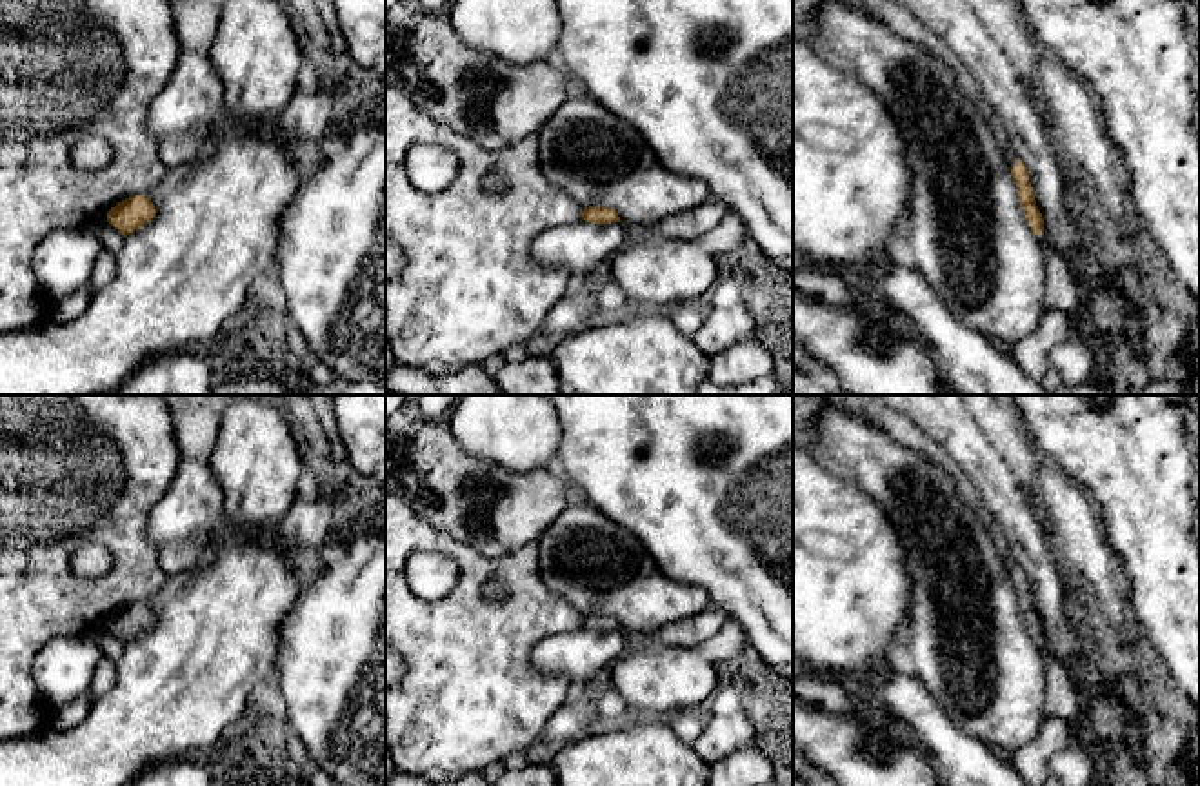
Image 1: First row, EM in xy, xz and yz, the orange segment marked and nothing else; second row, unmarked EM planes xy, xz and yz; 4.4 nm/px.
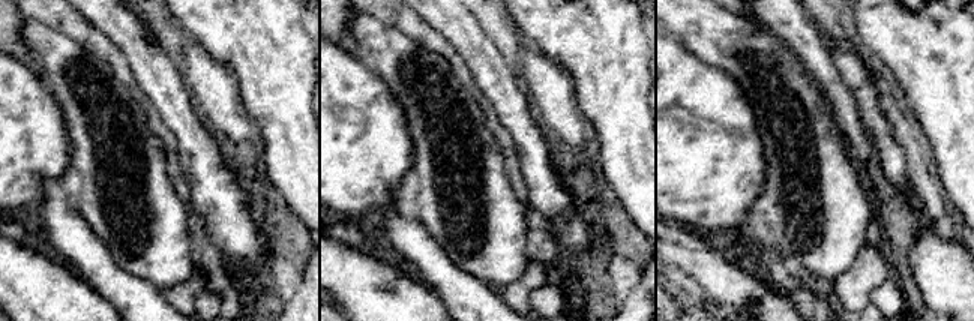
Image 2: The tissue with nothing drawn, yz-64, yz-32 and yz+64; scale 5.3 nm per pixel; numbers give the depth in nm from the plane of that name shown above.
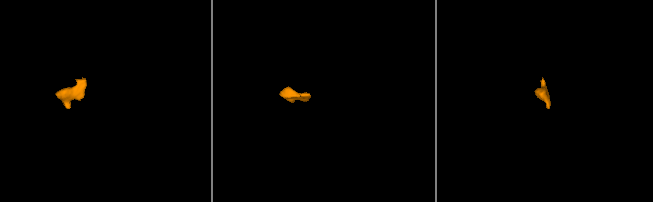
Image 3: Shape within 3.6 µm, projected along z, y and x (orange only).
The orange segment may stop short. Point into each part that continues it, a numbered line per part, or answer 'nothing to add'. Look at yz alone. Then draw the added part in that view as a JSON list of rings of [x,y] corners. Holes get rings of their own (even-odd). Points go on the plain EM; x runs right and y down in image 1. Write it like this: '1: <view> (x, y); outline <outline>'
1: yz (875, 412); outline [[[824,395],[825,400],[847,413],[862,417],[869,426],[887,433],[898,444],[922,453],[933,464],[944,468],[956,484],[960,499],[973,513],[987,526],[995,546],[1007,566],[1009,575],[1015,575],[1018,564],[1011,559],[1004,533],[982,506],[978,491],[969,479],[955,464],[955,460],[922,429],[915,426],[902,411],[878,398],[876,395]]]

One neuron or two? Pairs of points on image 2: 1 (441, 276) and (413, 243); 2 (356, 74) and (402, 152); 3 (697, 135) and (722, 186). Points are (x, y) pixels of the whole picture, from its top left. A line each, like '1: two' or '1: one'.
1: one
2: one
3: one

